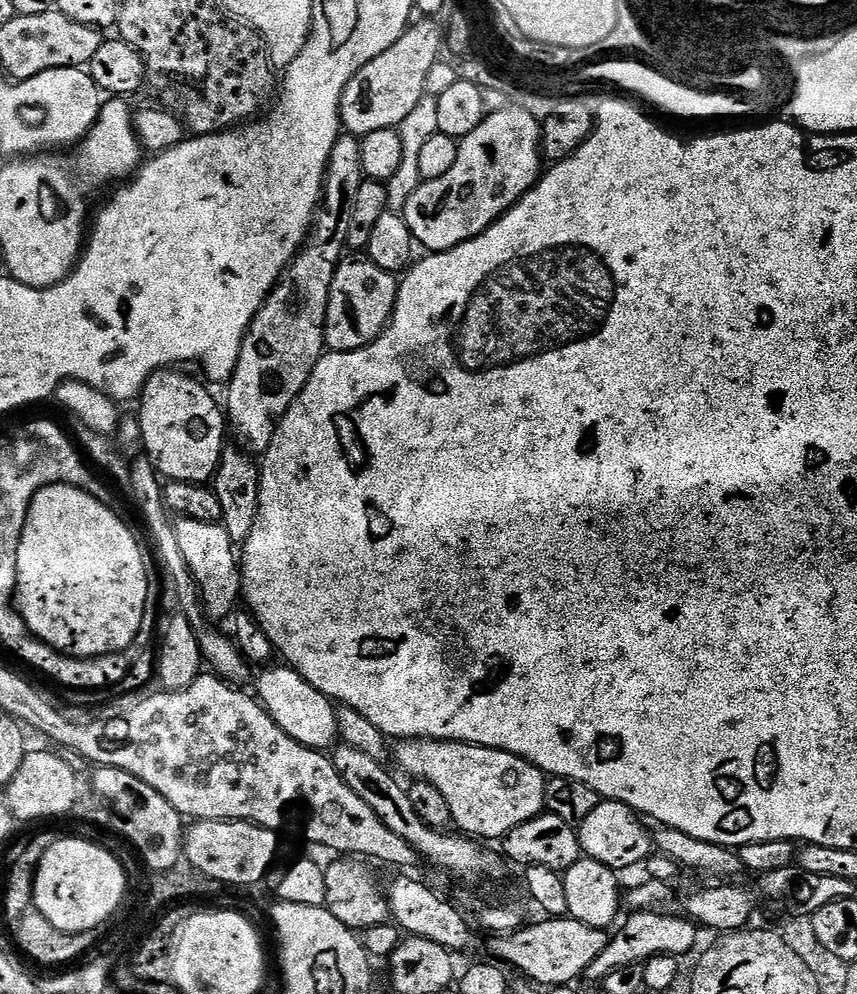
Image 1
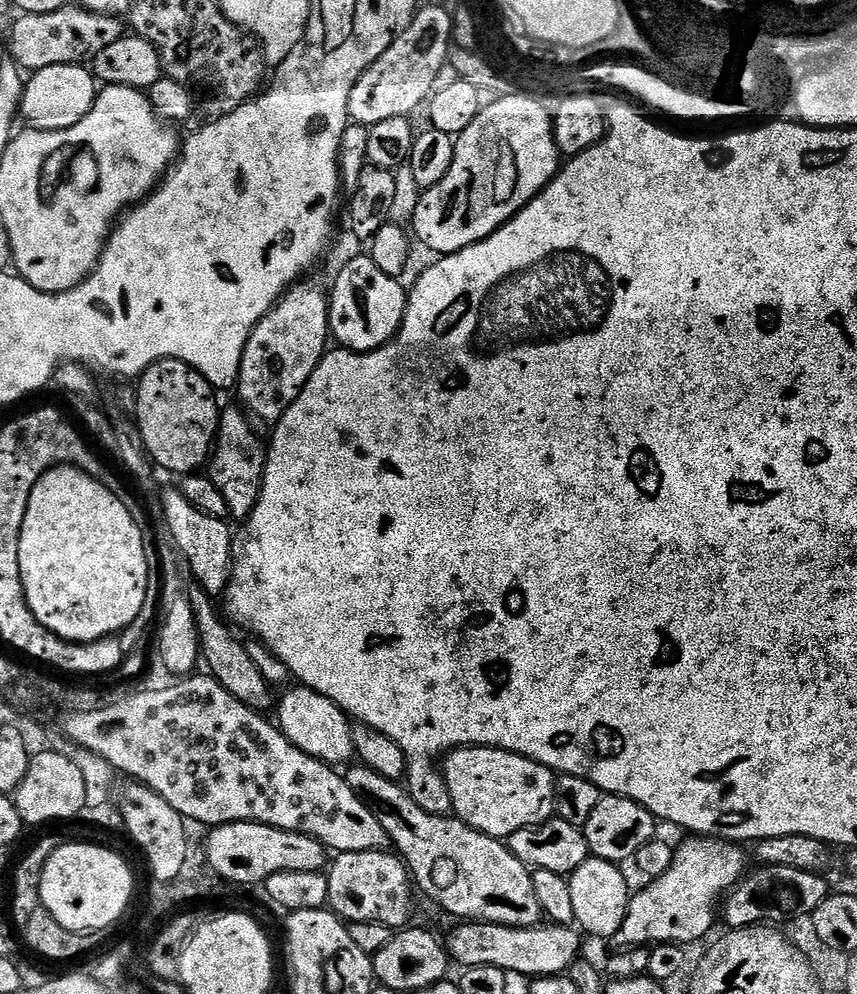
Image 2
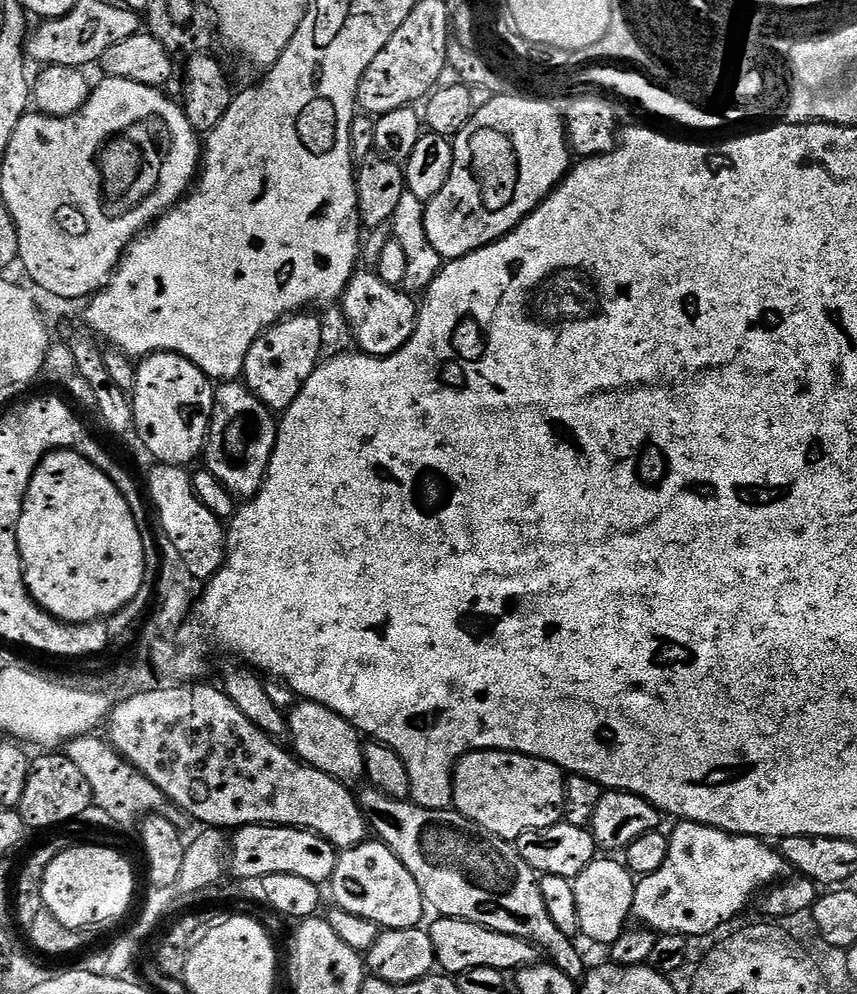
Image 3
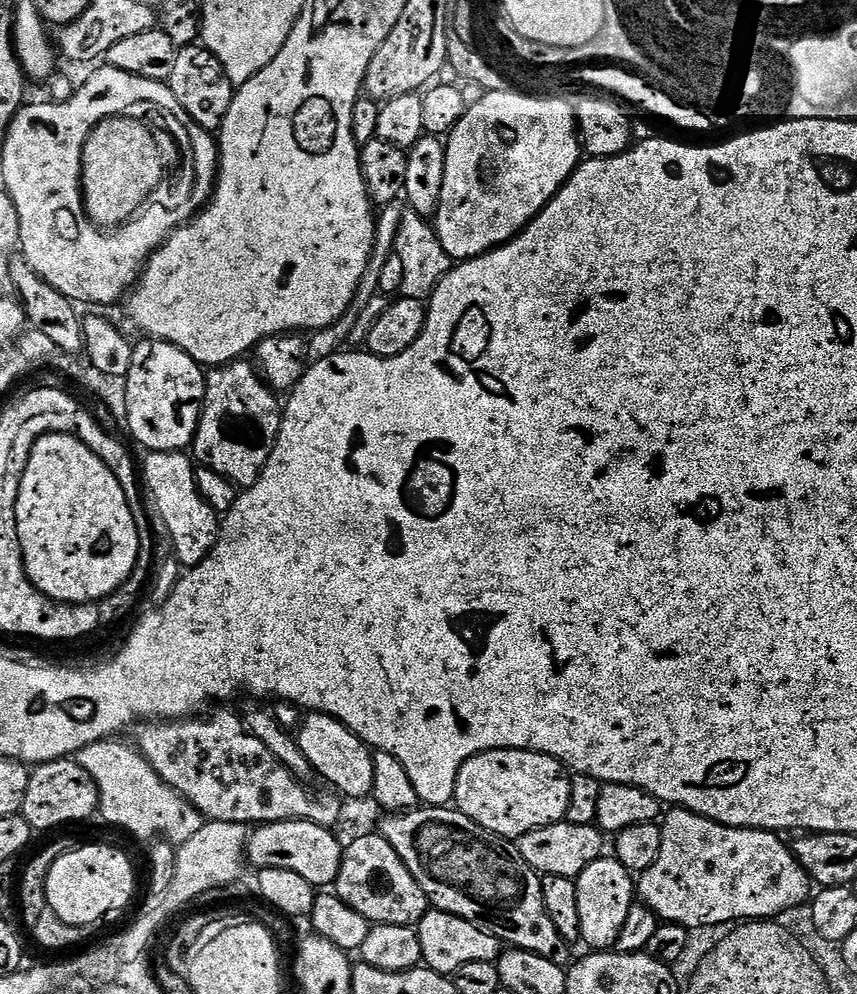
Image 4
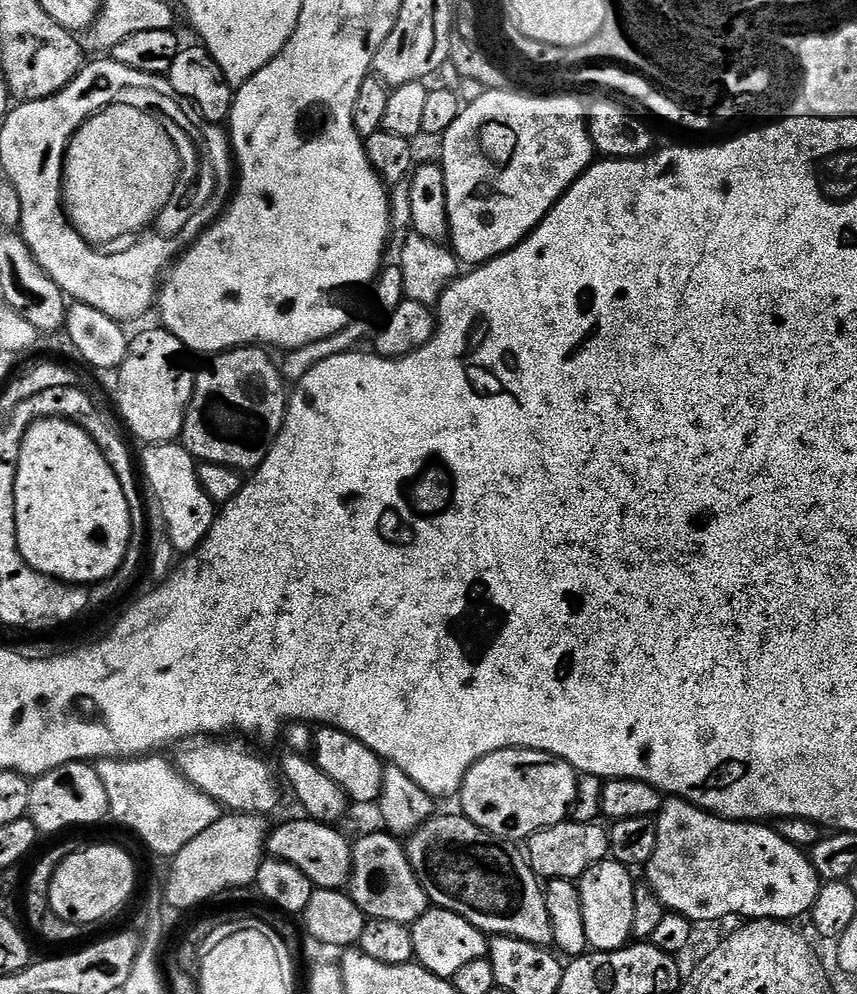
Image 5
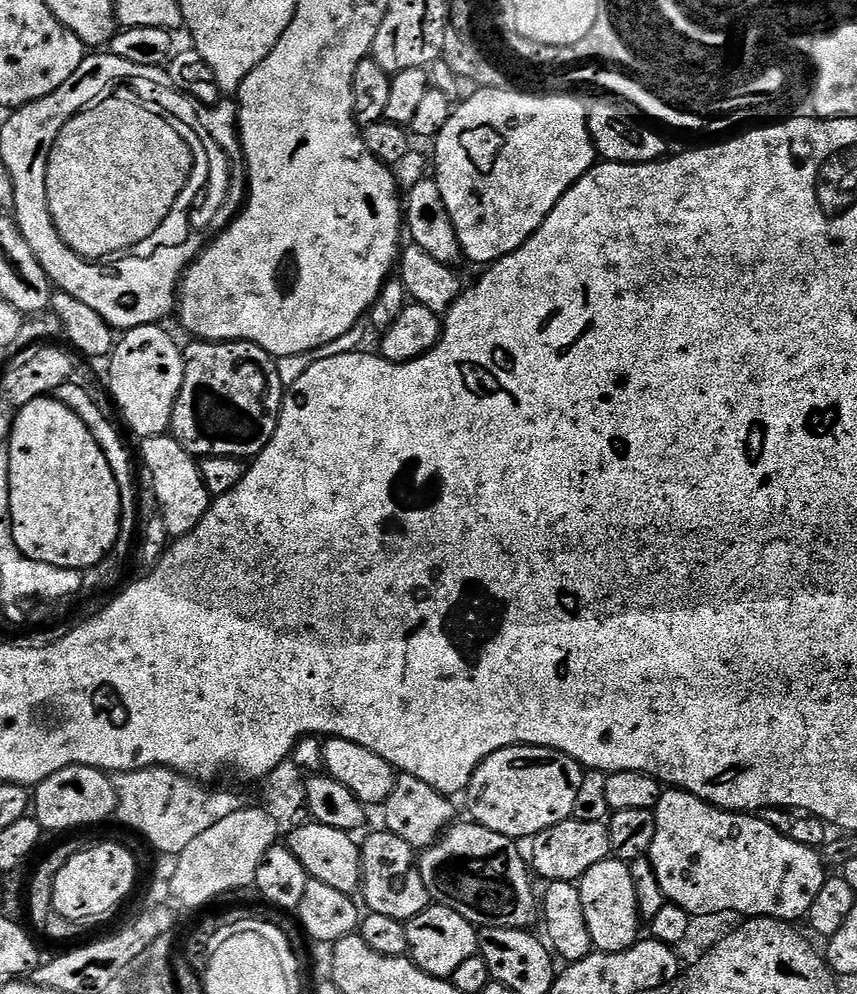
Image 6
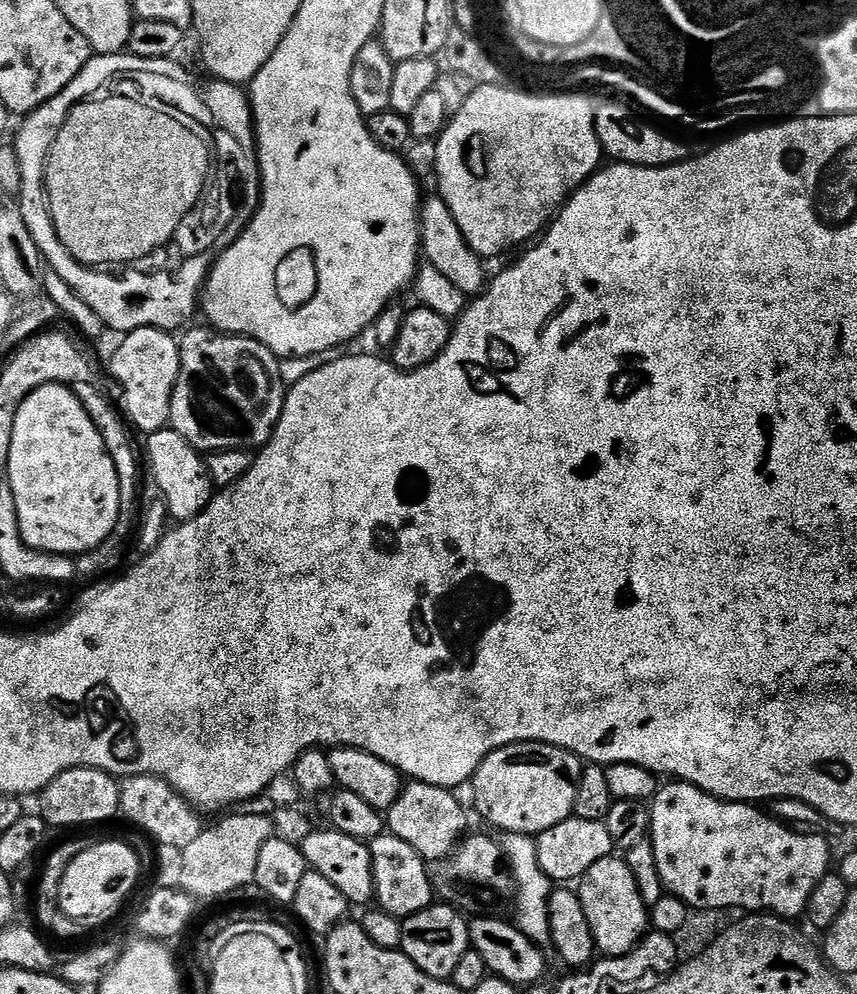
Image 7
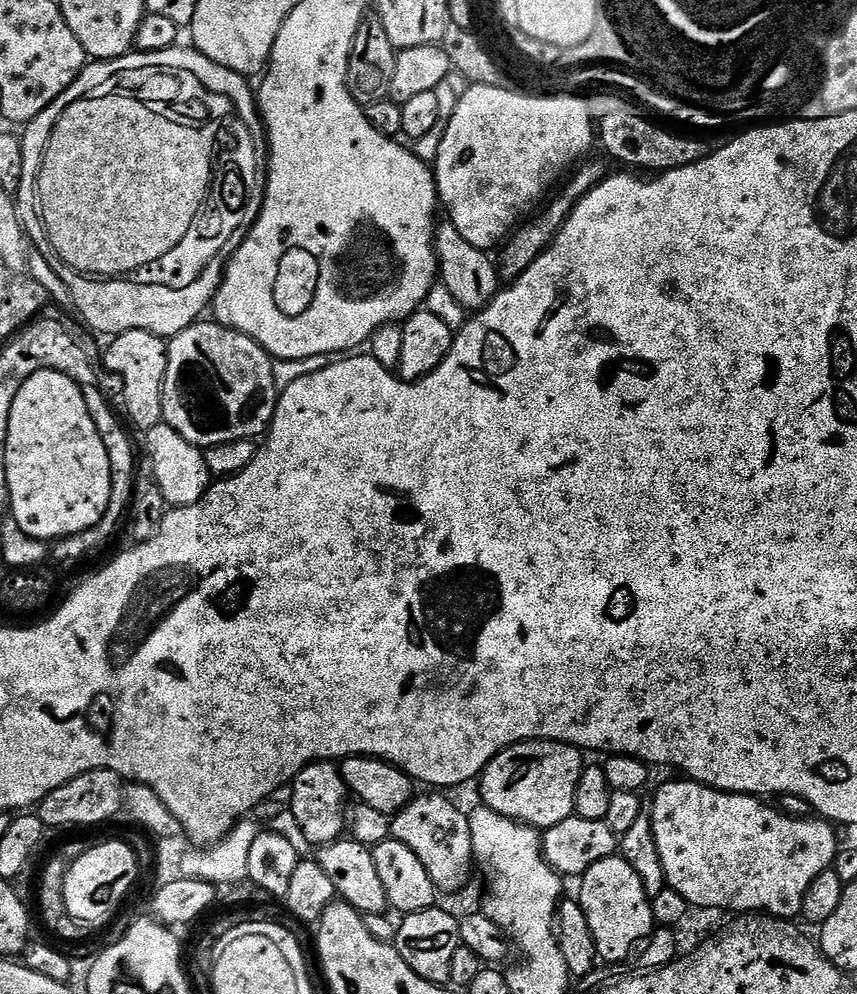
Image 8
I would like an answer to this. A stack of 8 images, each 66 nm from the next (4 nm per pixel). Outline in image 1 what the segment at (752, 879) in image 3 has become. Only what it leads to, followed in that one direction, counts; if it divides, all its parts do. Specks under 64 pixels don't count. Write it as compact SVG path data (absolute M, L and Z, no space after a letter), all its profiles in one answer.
M632 912L629 917L624 925L619 925L620 933L609 939L606 950L588 967L589 977L603 978L612 972L621 972L624 968L635 968L655 956L681 958L694 946L698 928L685 917L662 912Z

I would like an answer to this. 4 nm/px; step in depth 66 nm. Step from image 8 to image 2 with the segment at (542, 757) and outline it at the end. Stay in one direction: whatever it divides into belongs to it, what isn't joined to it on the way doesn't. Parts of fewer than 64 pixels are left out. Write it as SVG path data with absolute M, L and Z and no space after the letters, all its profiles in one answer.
M461 746L455 750L449 751L442 760L442 775L444 777L444 785L448 788L448 803L451 811L455 813L459 819L463 820L474 830L478 830L487 836L497 838L507 838L513 836L518 830L529 828L530 826L538 826L544 824L548 820L553 819L556 811L556 776L552 769L542 766L538 762L534 762L525 756L519 756L517 752L508 752L504 748L482 748L479 746Z

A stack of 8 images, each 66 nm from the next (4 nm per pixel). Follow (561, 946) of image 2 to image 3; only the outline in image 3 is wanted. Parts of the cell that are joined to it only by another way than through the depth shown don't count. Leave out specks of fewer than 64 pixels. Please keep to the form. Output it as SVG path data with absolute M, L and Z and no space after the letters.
M440 916L427 931L434 942L437 965L448 974L459 974L466 970L474 970L478 966L490 966L494 970L508 974L537 963L538 960L538 949L528 940L514 938L510 934L498 934L474 922Z

